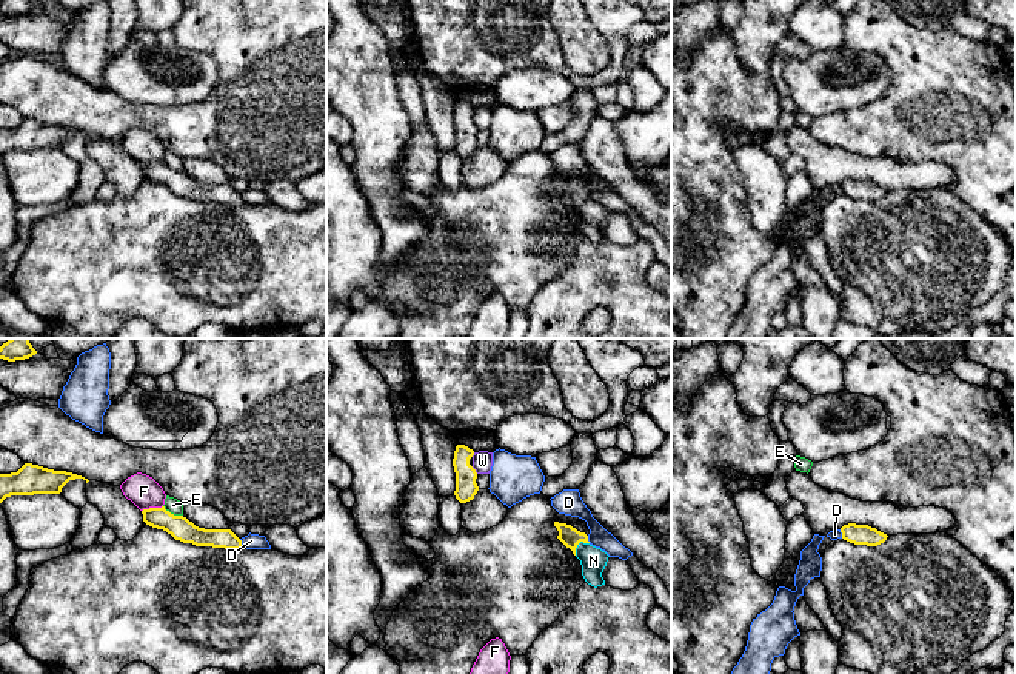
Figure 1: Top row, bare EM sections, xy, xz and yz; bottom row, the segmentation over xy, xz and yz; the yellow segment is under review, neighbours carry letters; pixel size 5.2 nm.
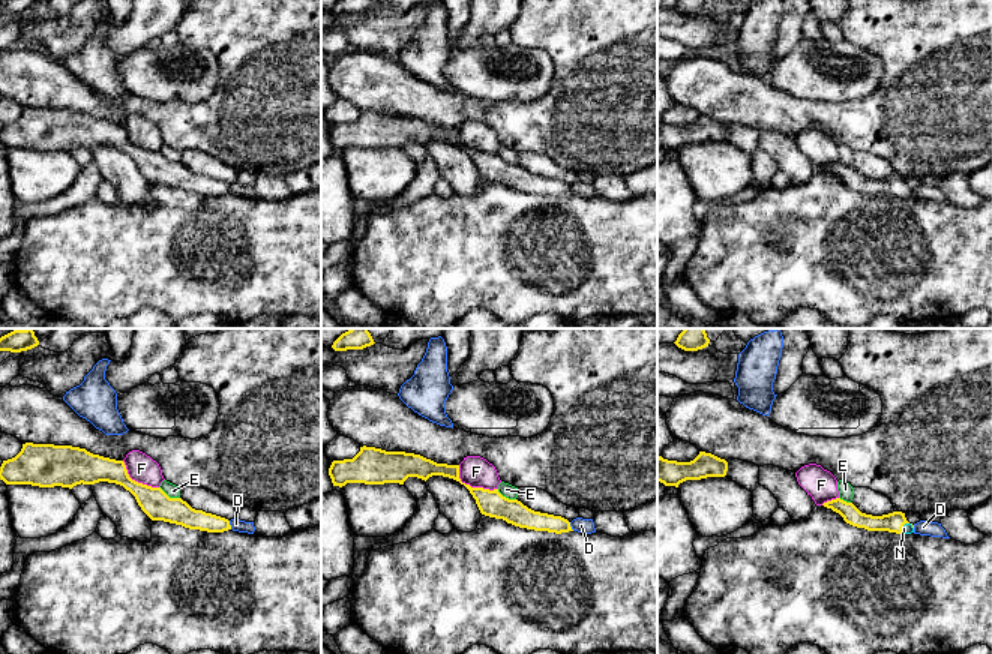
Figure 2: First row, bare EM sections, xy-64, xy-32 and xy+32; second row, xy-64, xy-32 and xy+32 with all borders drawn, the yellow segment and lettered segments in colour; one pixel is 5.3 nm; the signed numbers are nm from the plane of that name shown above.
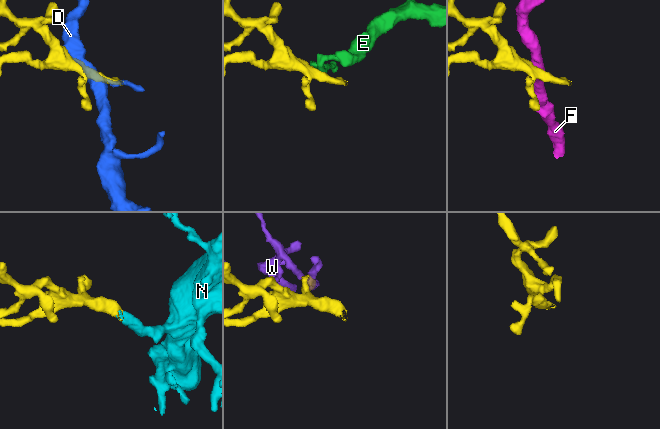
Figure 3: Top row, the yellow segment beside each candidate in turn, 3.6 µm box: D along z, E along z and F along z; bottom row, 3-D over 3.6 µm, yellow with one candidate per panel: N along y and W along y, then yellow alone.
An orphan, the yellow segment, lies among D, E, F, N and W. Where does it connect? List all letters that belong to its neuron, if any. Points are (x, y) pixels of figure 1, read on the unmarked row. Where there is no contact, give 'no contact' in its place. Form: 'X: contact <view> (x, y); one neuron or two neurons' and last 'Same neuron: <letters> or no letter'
D: contact xy (240, 199); two neurons
E: contact xy (173, 170); two neurons
F: contact xy (151, 163); two neurons
N: contact xz (578, 199); one neuron
W: contact xz (474, 125); two neurons
Same neuron: N

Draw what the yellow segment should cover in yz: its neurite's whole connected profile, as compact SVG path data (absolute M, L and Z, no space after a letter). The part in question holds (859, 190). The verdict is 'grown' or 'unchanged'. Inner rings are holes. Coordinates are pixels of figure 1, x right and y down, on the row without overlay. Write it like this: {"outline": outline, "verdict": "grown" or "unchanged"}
{"outline": "M848 179L841 183L842 194L854 200L877 202L887 195L887 189L868 180Z", "verdict": "unchanged"}

